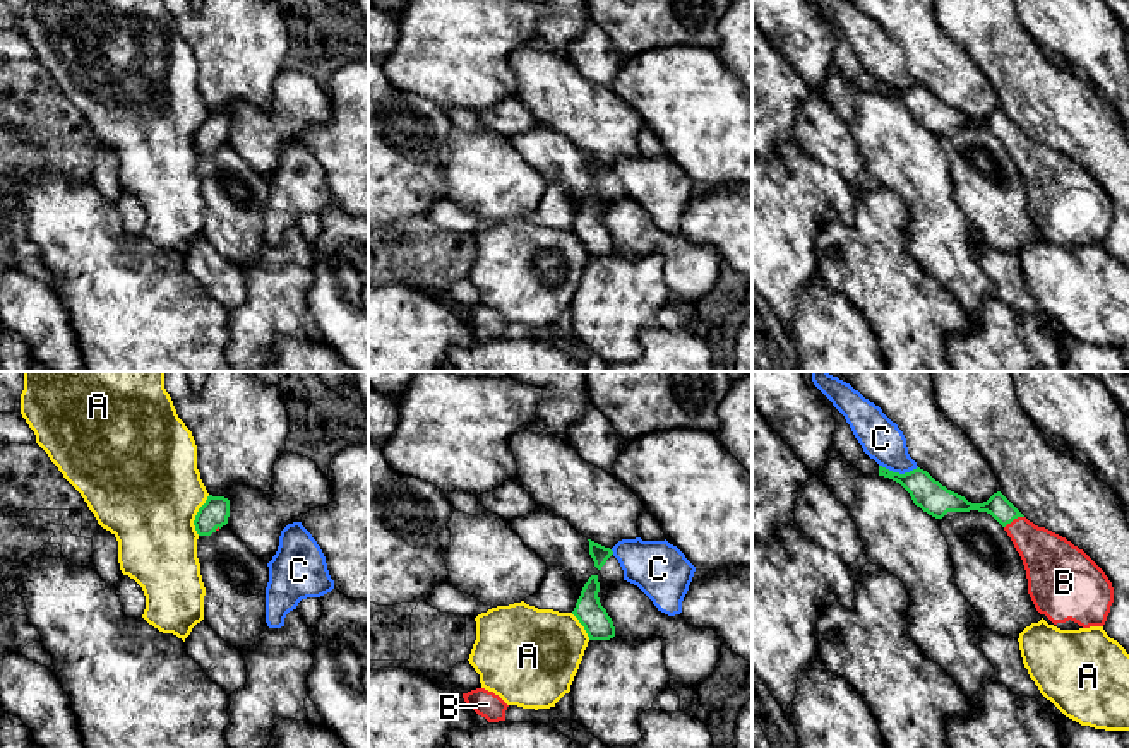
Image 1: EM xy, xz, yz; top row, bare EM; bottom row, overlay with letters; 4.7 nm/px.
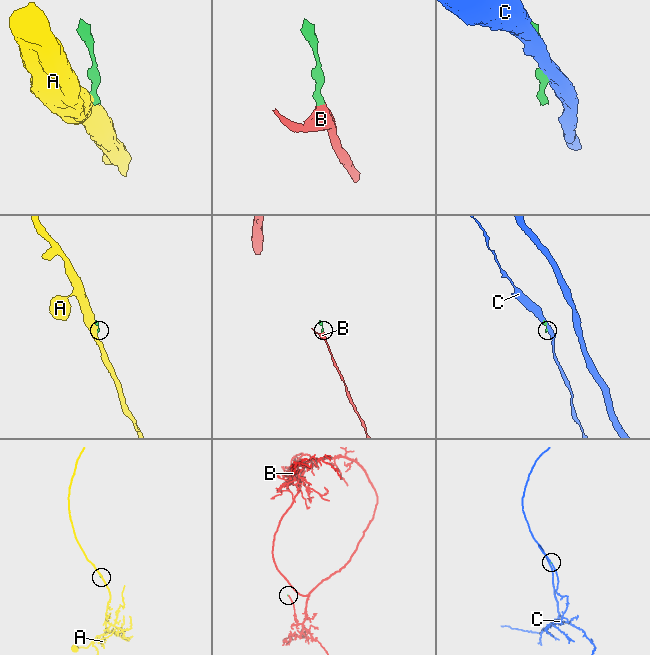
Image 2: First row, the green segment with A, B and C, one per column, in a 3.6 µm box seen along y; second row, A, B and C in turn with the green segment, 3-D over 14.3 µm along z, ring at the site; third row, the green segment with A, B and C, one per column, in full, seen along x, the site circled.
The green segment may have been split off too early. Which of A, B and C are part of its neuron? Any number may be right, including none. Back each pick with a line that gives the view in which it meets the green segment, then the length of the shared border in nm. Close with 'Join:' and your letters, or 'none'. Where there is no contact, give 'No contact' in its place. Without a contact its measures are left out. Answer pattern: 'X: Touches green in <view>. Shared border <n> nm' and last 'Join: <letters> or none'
B: Touches green in yz. Shared border 110 nm
Join: B

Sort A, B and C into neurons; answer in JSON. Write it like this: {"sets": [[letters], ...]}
{"sets": [["A"], ["B"], ["C"]]}

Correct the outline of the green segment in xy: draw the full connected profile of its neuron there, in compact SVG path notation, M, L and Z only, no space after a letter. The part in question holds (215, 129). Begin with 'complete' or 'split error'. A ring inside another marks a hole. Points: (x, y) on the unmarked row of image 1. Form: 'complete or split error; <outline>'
complete; M209 111L199 125L194 142L199 152L211 152L216 145L228 140L230 116L224 113Z

